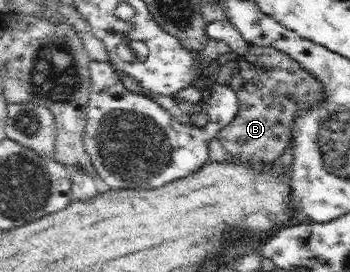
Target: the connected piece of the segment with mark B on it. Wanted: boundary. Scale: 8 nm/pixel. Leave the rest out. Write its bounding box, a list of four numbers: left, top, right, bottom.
[217,45,327,172]

